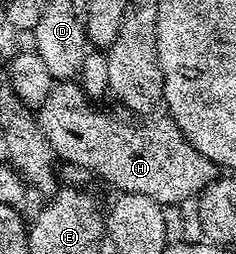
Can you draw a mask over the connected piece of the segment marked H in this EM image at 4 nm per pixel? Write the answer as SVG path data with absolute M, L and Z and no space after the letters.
M76 80L72 81L59 81L51 87L51 95L47 97L46 102L42 103L35 112L37 114L37 122L39 127L43 127L43 135L47 135L47 140L51 142L51 147L55 151L55 155L62 162L65 161L69 167L73 169L88 169L91 171L94 178L102 177L109 185L114 185L114 190L122 193L134 193L135 195L151 195L160 205L172 207L172 205L181 205L184 201L192 202L194 198L200 195L201 192L207 188L213 181L216 181L219 176L218 166L213 164L211 159L207 159L207 155L203 155L190 143L187 135L174 123L172 117L162 115L158 121L149 121L146 125L128 125L125 121L120 121L117 117L112 117L109 113L104 113L100 109L96 100L90 99L87 94L81 90L80 84Z

